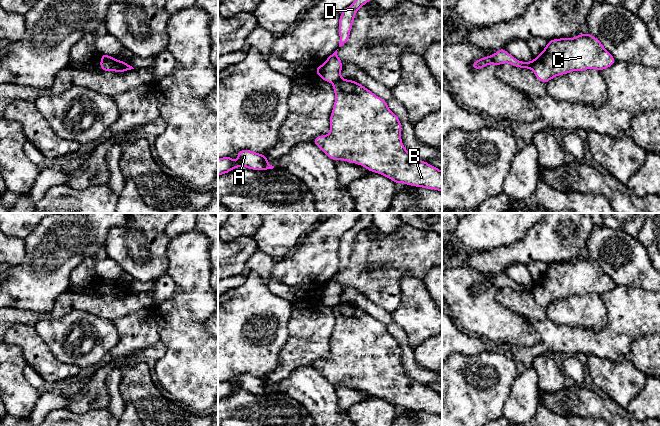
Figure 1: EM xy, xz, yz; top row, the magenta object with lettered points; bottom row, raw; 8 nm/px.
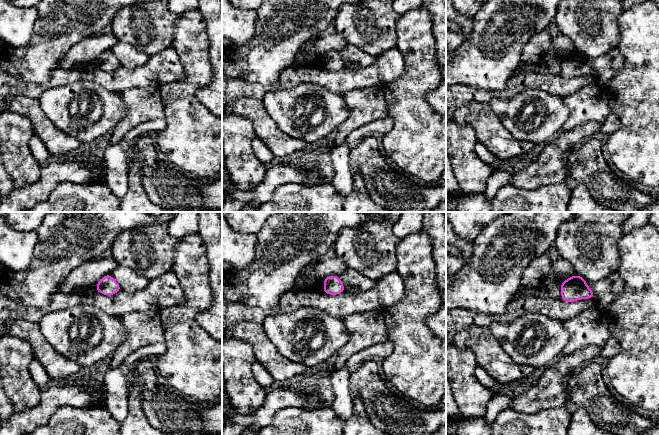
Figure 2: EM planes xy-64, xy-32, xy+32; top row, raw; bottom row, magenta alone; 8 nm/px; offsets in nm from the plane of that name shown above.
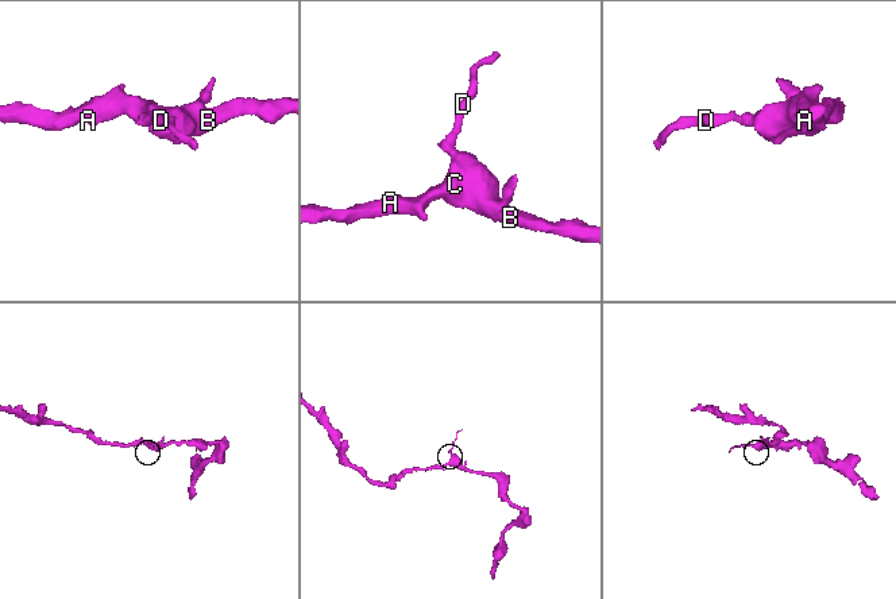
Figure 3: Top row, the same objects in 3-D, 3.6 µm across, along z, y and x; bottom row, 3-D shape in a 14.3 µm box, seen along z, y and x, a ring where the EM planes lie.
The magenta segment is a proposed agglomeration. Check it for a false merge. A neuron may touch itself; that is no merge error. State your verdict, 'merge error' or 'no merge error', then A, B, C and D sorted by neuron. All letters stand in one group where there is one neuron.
merge error | A B C / D

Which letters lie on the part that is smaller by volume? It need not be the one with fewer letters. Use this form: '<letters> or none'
D

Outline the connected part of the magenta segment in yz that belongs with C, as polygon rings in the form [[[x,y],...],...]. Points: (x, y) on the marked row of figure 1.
[[[579,34],[574,38],[552,39],[544,50],[533,59],[533,72],[541,82],[572,71],[611,67],[615,58],[593,35]]]

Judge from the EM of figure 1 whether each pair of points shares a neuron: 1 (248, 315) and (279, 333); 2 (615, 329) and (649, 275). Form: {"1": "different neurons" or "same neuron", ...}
{"1": "same neuron", "2": "different neurons"}

